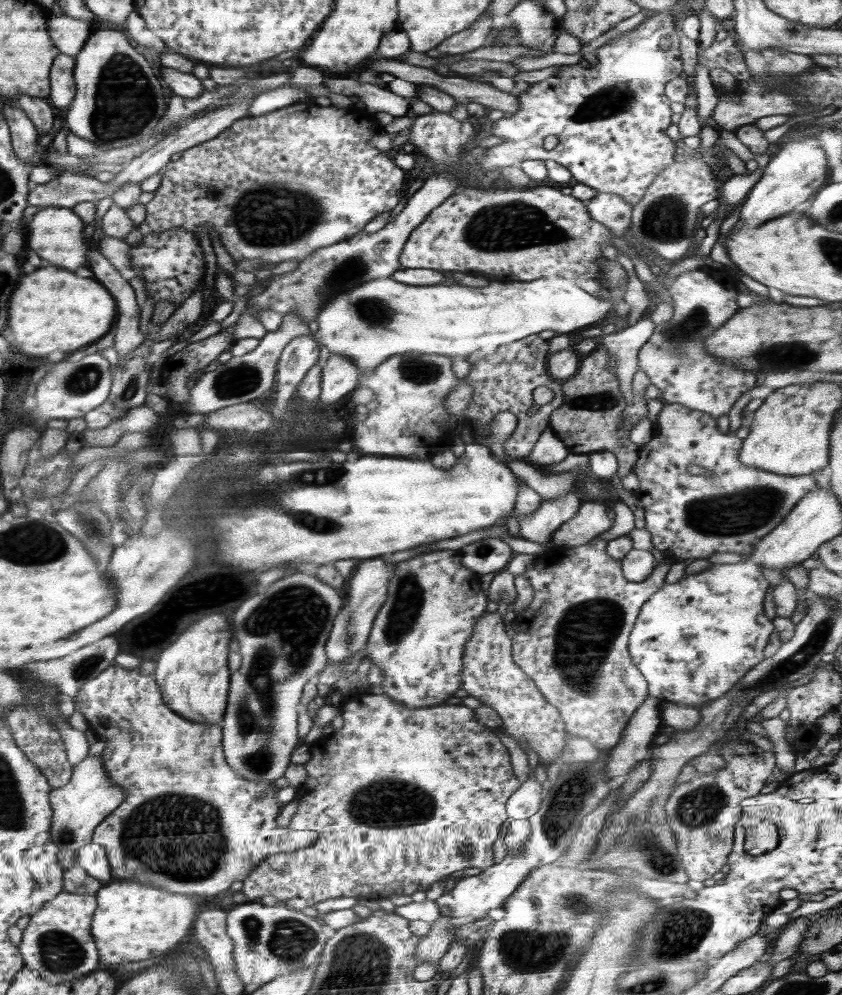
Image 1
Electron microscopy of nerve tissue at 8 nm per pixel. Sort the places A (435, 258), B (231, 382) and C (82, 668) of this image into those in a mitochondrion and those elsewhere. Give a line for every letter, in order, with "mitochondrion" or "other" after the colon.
A: other
B: mitochondrion
C: mitochondrion

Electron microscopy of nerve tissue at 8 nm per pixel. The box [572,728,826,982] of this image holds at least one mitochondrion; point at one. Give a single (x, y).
(682, 931)

